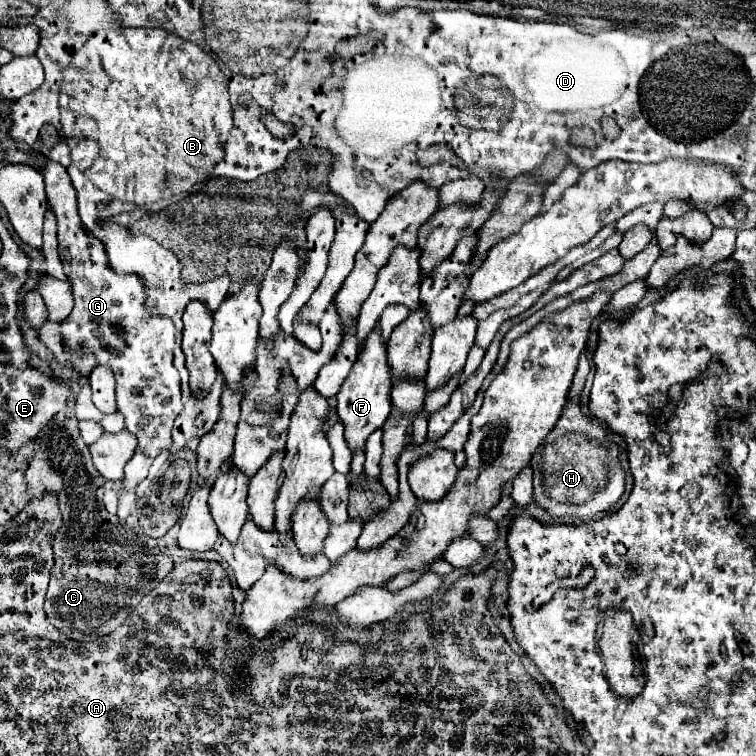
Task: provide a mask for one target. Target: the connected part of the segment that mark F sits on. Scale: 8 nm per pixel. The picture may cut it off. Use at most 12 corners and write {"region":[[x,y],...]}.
{"region":[[380,324],[338,392],[352,452],[390,414],[392,370]]}

